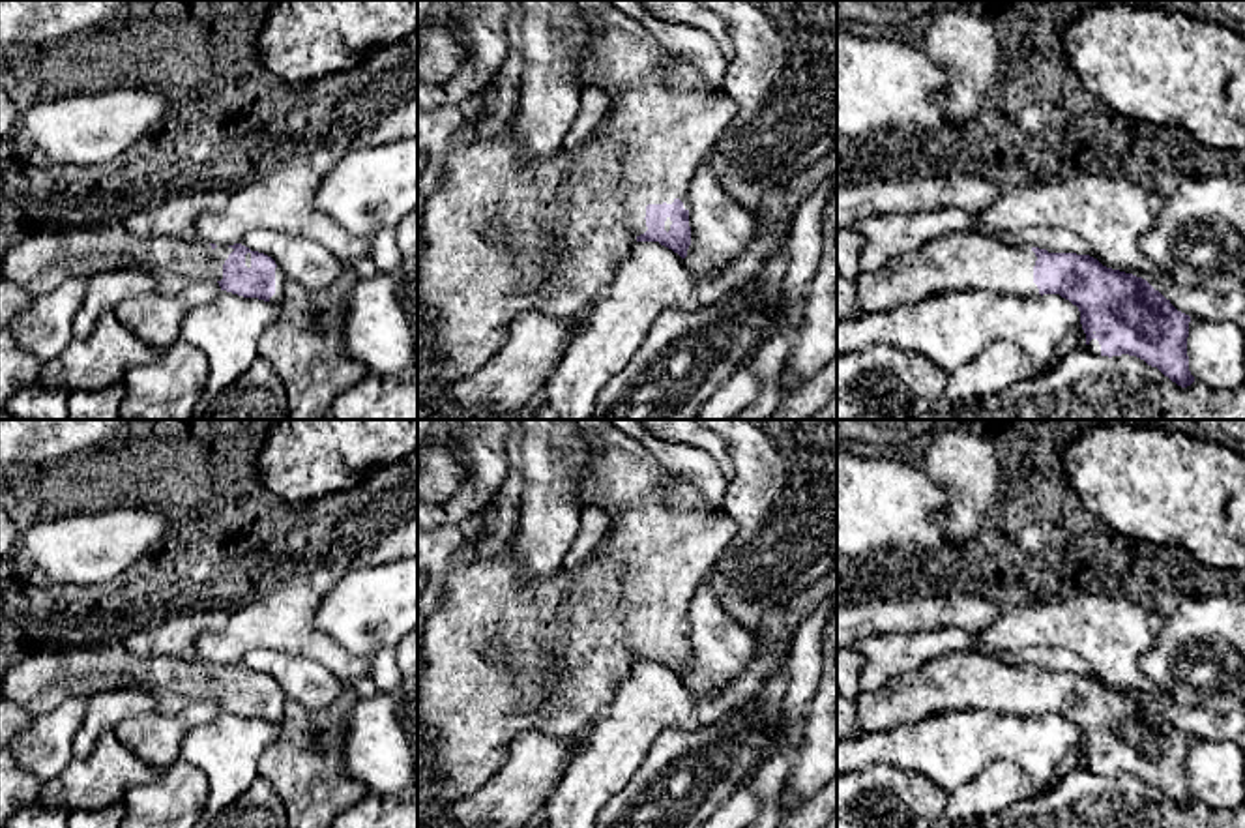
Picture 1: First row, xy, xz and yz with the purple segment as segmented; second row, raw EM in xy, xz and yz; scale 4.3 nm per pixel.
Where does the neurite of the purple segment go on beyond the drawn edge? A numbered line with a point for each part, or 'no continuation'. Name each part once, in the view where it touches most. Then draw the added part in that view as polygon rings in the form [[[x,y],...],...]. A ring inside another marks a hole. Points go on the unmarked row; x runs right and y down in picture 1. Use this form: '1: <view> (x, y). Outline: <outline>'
1: xz (500, 656). Outline: [[[608,420],[571,421],[579,427],[586,453],[577,485],[580,508],[599,506],[610,517],[610,530],[584,566],[560,566],[552,575],[530,583],[522,579],[522,566],[511,549],[492,558],[470,556],[498,510],[498,498],[466,530],[466,541],[451,556],[442,594],[427,616],[419,646],[417,734],[432,751],[431,772],[442,785],[436,804],[455,804],[474,794],[504,766],[513,740],[522,732],[539,731],[558,738],[580,734],[648,650],[648,624],[672,624],[680,618],[689,629],[695,590],[738,534],[738,523],[723,508],[710,506],[693,483],[668,474],[640,440]]]

